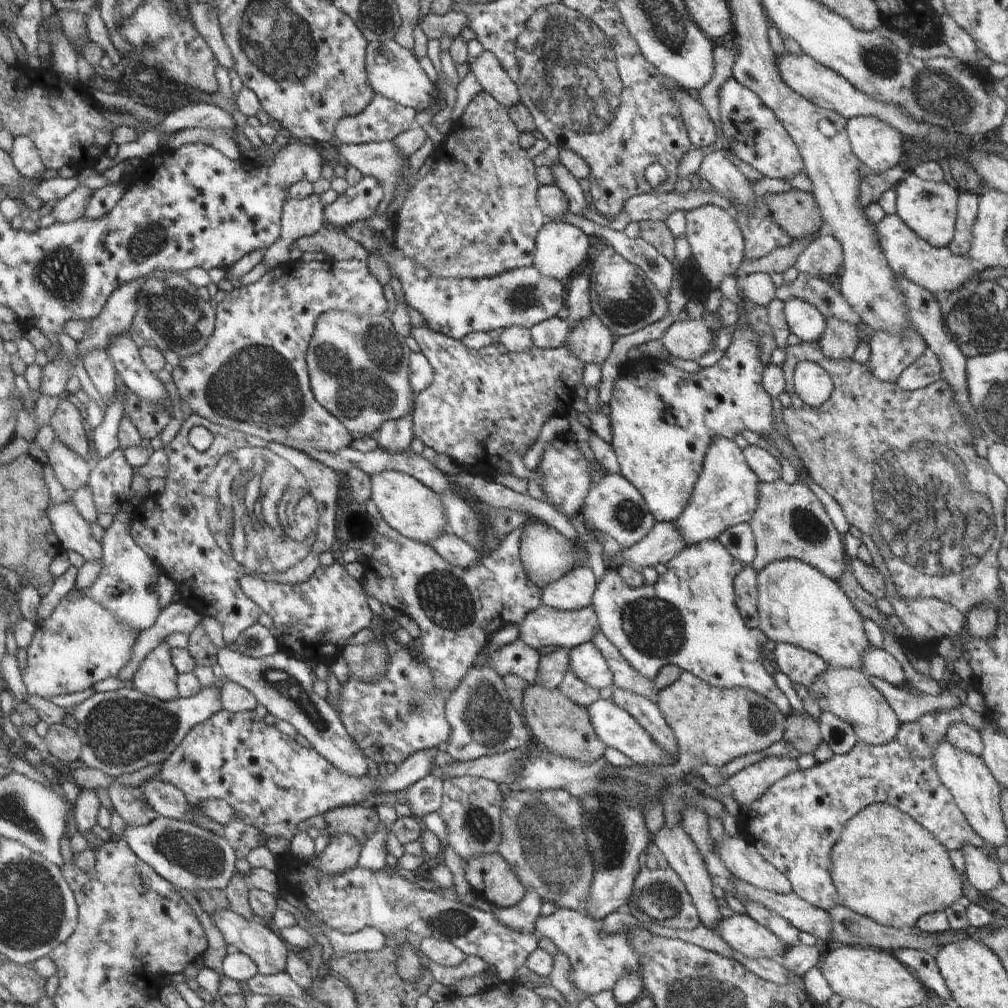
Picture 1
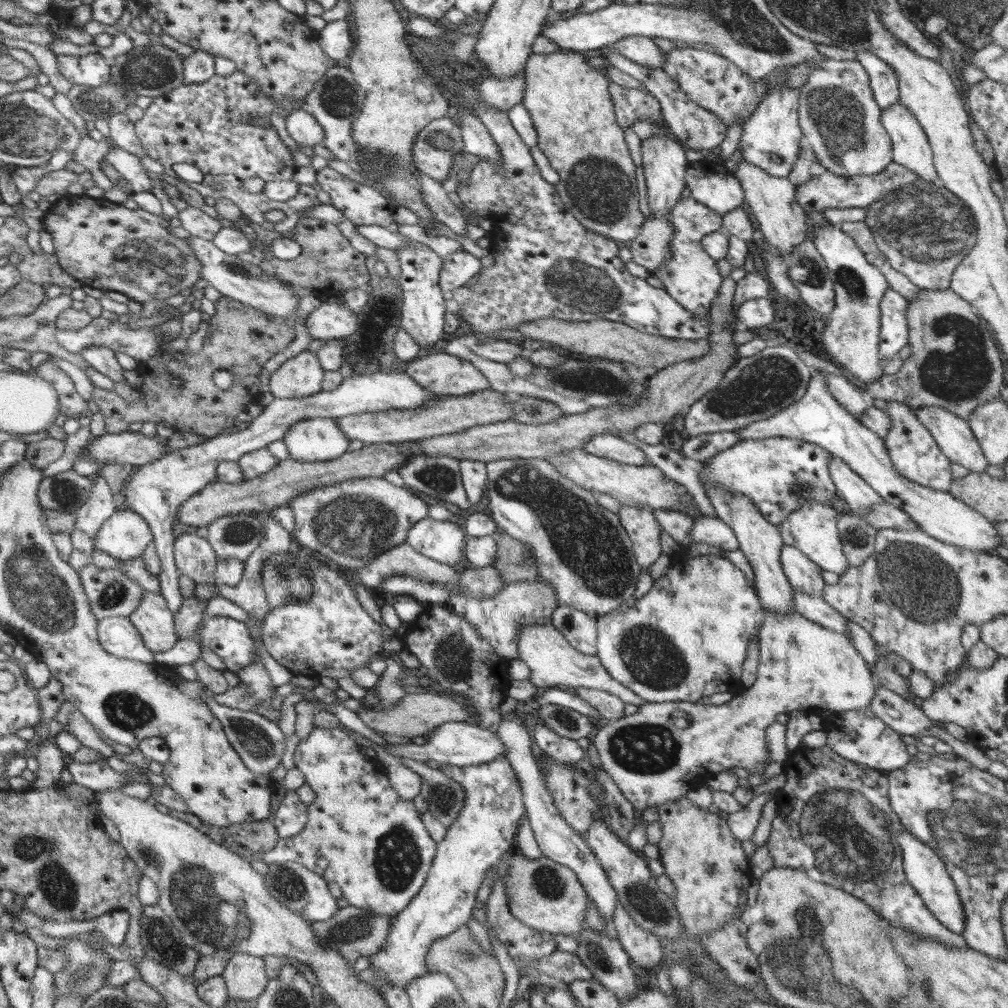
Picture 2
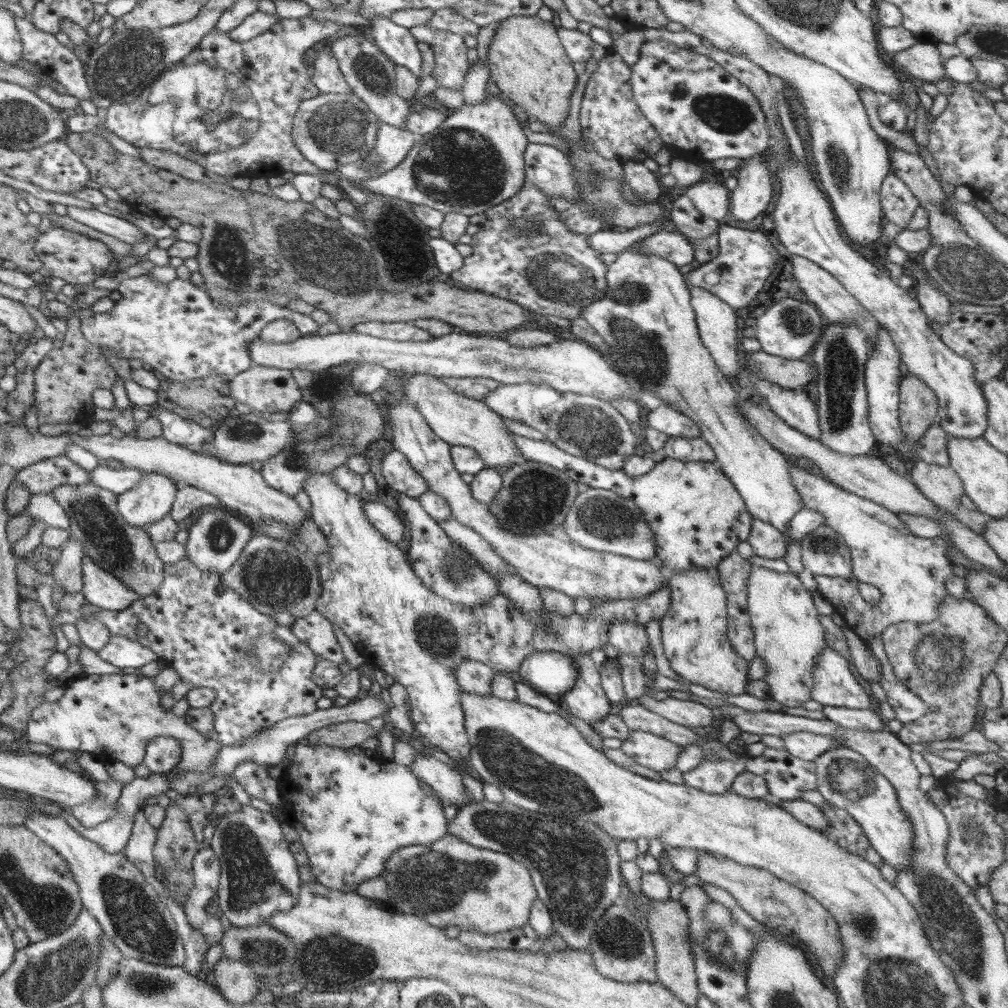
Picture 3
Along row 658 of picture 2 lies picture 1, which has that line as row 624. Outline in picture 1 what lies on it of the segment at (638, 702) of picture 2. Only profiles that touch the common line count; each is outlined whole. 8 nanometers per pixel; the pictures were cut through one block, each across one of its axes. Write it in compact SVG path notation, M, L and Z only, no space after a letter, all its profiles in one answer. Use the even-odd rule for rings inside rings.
M592 605L578 611L562 612L560 610L552 610L548 606L540 606L534 610L530 610L525 615L524 620L519 625L520 640L528 646L534 648L538 652L548 651L549 649L562 647L566 650L574 648L578 644L588 643L594 632L601 632L598 628L598 620L592 608Z

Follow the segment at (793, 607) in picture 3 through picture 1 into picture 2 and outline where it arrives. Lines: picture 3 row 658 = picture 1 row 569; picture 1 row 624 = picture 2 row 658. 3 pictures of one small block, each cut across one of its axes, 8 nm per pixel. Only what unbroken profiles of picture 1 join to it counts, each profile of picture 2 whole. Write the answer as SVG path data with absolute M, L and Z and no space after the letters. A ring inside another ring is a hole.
M773 610L764 612L764 622L756 632L759 638L759 666L752 687L743 689L742 694L736 693L730 702L721 706L683 701L644 703L638 707L636 714L610 721L603 728L597 727L591 736L591 742L600 756L601 768L636 810L668 804L674 798L685 796L689 792L689 781L694 780L698 774L714 774L734 766L745 768L749 772L748 780L752 789L764 784L761 774L771 762L766 728L774 724L780 714L798 711L819 713L824 710L836 714L870 707L877 683L848 635L814 624L795 611L787 614L777 614Z

